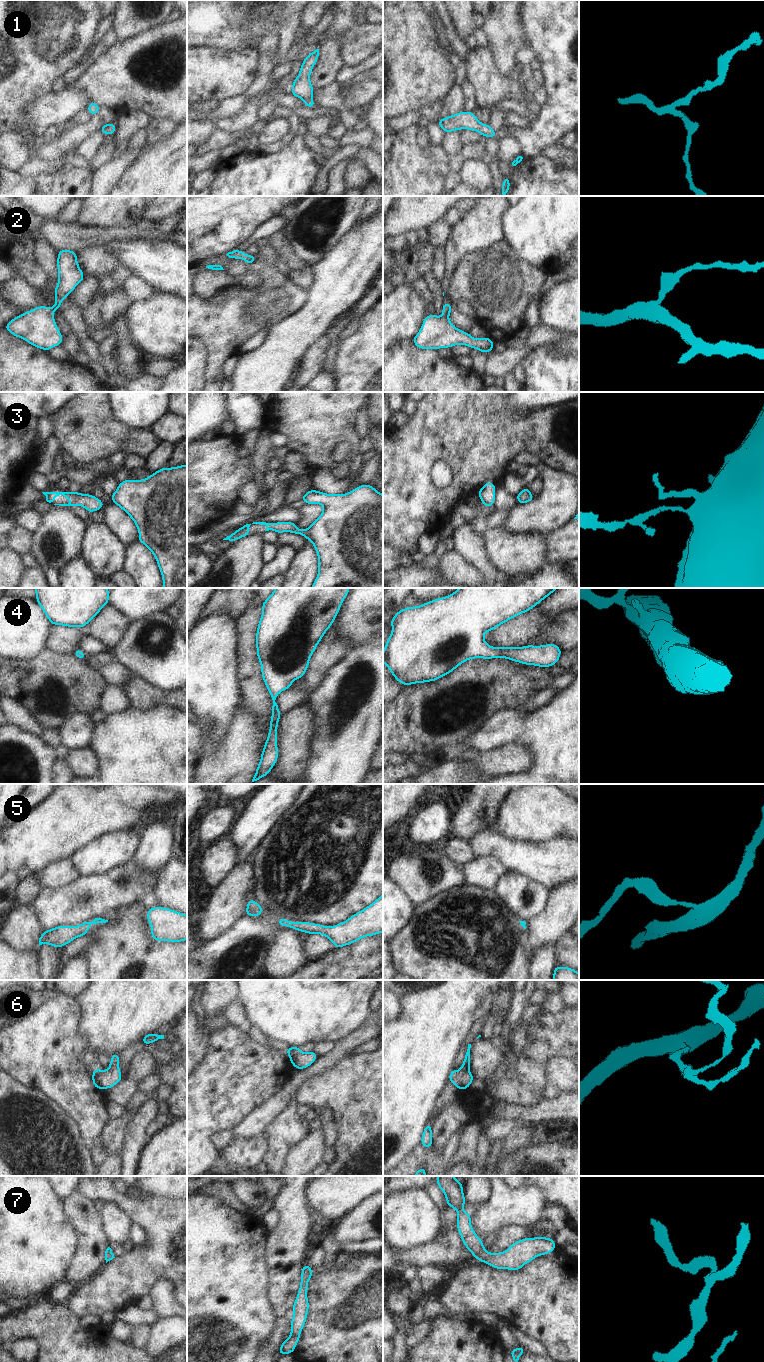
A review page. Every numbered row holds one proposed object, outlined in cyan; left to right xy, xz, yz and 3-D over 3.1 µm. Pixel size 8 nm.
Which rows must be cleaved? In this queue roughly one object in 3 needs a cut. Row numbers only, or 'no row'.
no row

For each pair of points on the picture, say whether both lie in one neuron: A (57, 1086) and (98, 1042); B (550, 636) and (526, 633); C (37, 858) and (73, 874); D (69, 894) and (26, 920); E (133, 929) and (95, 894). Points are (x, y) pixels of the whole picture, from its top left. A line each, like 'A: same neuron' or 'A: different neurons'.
A: different neurons
B: different neurons
C: different neurons
D: different neurons
E: different neurons

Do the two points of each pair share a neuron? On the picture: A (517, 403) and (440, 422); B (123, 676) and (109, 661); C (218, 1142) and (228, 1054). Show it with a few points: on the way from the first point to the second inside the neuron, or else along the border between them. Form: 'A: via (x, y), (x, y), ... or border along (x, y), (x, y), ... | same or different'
A: border along (507, 402), (510, 410), (516, 414), (533, 409) | different
B: via (119, 672), (112, 665) | same
C: border along (230, 1129), (221, 1129), (211, 1136), (216, 1150) | different

